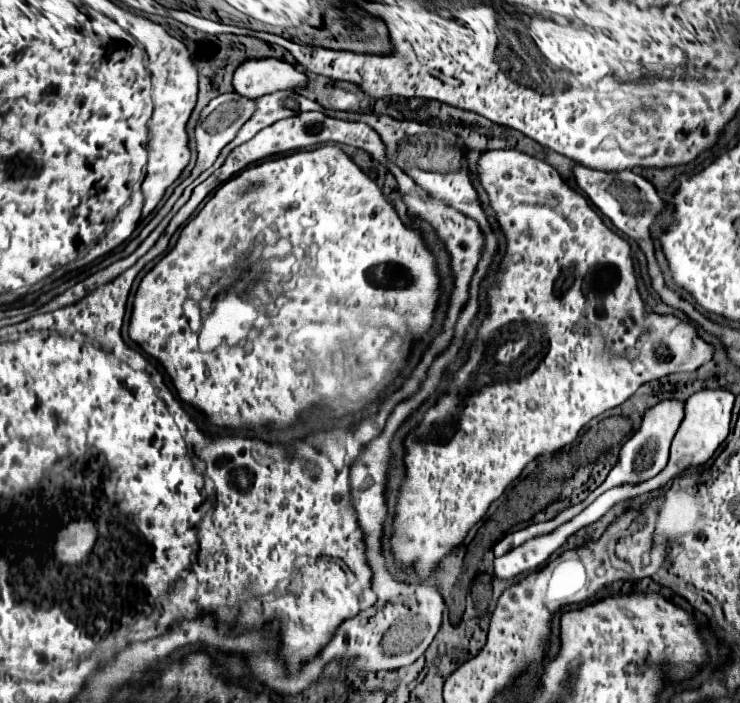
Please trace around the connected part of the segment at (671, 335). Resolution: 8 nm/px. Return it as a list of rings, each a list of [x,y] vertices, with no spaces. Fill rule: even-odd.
[[[488,150],[478,160],[478,178],[480,178],[480,186],[488,192],[490,208],[494,210],[496,220],[498,220],[504,236],[508,238],[508,250],[504,254],[504,260],[500,262],[498,272],[494,274],[492,284],[488,286],[486,298],[488,298],[490,310],[478,328],[478,336],[468,352],[468,362],[454,374],[454,380],[448,384],[448,390],[438,398],[438,402],[424,412],[422,422],[416,428],[412,428],[404,438],[406,472],[404,472],[404,480],[398,488],[398,502],[396,502],[396,512],[394,512],[392,536],[390,536],[390,552],[396,560],[396,570],[398,572],[408,572],[408,570],[416,572],[416,578],[420,582],[428,582],[432,576],[436,576],[438,564],[446,556],[450,556],[456,546],[460,546],[464,542],[468,530],[480,518],[484,518],[488,506],[498,496],[504,494],[507,487],[521,474],[528,462],[532,462],[534,458],[538,458],[542,454],[554,454],[562,446],[570,444],[568,434],[572,434],[574,430],[576,430],[576,434],[572,438],[576,440],[578,432],[593,418],[596,418],[596,415],[626,402],[642,384],[664,378],[668,374],[676,374],[676,372],[694,372],[712,358],[712,348],[696,334],[696,328],[688,320],[680,320],[676,316],[660,316],[660,314],[644,310],[644,302],[642,302],[638,288],[636,288],[634,264],[630,258],[630,244],[624,238],[620,238],[616,232],[612,232],[602,222],[602,218],[592,210],[588,200],[582,194],[574,192],[550,164],[536,160],[528,154],[522,154],[518,150]],[[600,332],[608,334],[608,344]]]

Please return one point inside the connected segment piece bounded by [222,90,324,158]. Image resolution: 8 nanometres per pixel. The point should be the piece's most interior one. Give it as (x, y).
(273, 107)

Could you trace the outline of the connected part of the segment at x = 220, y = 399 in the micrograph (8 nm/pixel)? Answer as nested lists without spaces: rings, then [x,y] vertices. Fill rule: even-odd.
[[[320,146],[320,148],[314,148],[314,150],[302,150],[302,152],[294,152],[294,154],[288,154],[288,156],[282,156],[282,158],[276,158],[276,160],[264,160],[264,162],[260,162],[260,164],[256,164],[256,166],[250,166],[250,168],[246,168],[246,170],[242,170],[242,172],[240,172],[240,174],[236,174],[236,176],[234,176],[234,178],[230,178],[230,180],[228,180],[228,182],[226,182],[226,184],[222,184],[222,186],[220,186],[220,188],[218,188],[218,190],[216,190],[216,192],[214,192],[214,196],[212,196],[212,198],[210,198],[210,200],[208,200],[208,202],[206,202],[206,204],[204,204],[204,208],[202,208],[202,210],[200,210],[200,212],[198,212],[198,214],[196,214],[196,216],[194,216],[194,218],[192,218],[192,220],[190,220],[190,222],[188,222],[188,224],[186,224],[186,226],[184,226],[184,230],[182,230],[182,232],[180,232],[180,238],[178,238],[178,242],[176,242],[176,246],[174,246],[174,248],[172,248],[172,250],[170,250],[170,252],[168,252],[168,254],[166,254],[166,256],[164,256],[164,258],[162,258],[162,260],[160,260],[160,262],[158,262],[158,264],[156,264],[156,266],[154,266],[154,268],[152,268],[152,270],[150,270],[150,272],[148,272],[148,274],[146,274],[146,276],[144,276],[144,280],[142,280],[142,282],[140,282],[140,286],[138,286],[138,292],[136,292],[136,298],[134,298],[134,308],[132,308],[132,318],[130,318],[130,328],[128,328],[128,334],[130,334],[130,338],[132,338],[132,340],[134,340],[134,342],[136,342],[136,344],[140,344],[140,346],[142,346],[142,350],[144,350],[144,352],[146,352],[146,354],[150,354],[150,356],[154,356],[154,358],[156,358],[156,360],[158,360],[158,362],[160,362],[160,364],[162,364],[162,366],[164,366],[164,368],[166,368],[166,372],[168,372],[168,374],[170,374],[170,378],[172,378],[172,382],[174,382],[174,386],[176,386],[176,390],[178,390],[178,394],[180,394],[180,398],[182,398],[182,400],[184,400],[184,402],[188,402],[188,404],[192,404],[192,406],[196,406],[196,408],[198,408],[198,410],[202,410],[202,412],[204,412],[204,414],[206,414],[206,416],[208,416],[208,420],[210,420],[210,424],[216,424],[216,426],[228,426],[228,428],[252,428],[252,426],[264,426],[264,424],[274,424],[274,426],[278,426],[278,428],[282,428],[282,426],[286,426],[286,424],[290,424],[290,422],[294,422],[294,420],[296,420],[296,416],[298,416],[298,414],[300,414],[300,410],[304,410],[304,408],[306,408],[306,406],[310,406],[310,404],[326,404],[326,406],[330,406],[330,408],[332,408],[332,410],[334,410],[334,412],[338,412],[338,414],[344,414],[344,412],[350,412],[350,410],[358,410],[358,408],[362,408],[362,406],[364,406],[364,404],[366,404],[366,402],[370,402],[370,400],[372,400],[372,398],[376,398],[376,396],[378,396],[378,394],[380,394],[380,392],[382,392],[382,390],[384,390],[384,386],[386,386],[386,384],[390,384],[390,383],[391,383],[391,382],[393,382],[393,381],[394,381],[394,379],[395,379],[395,378],[396,378],[396,377],[397,377],[397,374],[398,374],[398,373],[399,373],[399,371],[400,371],[400,370],[401,370],[401,369],[402,369],[402,368],[403,368],[403,367],[404,367],[404,366],[405,366],[405,365],[406,365],[406,363],[407,363],[407,359],[408,359],[408,355],[409,355],[409,350],[410,350],[410,349],[411,349],[411,348],[412,348],[412,345],[413,345],[413,344],[414,344],[414,343],[416,343],[416,342],[417,342],[417,341],[418,341],[418,340],[419,340],[419,339],[420,339],[420,338],[423,338],[423,337],[424,337],[424,336],[425,336],[425,335],[426,335],[426,333],[427,333],[427,332],[428,332],[428,331],[429,331],[429,329],[430,329],[430,328],[431,328],[431,326],[432,326],[432,323],[433,323],[433,319],[434,319],[434,308],[436,308],[436,300],[438,300],[438,276],[436,276],[436,270],[434,270],[434,260],[432,260],[432,254],[430,254],[430,252],[428,252],[428,250],[426,250],[426,246],[424,246],[424,240],[422,240],[422,234],[420,234],[420,232],[418,232],[418,230],[410,230],[410,228],[408,228],[408,226],[404,226],[404,224],[402,224],[402,220],[400,220],[400,218],[398,218],[398,214],[396,214],[396,210],[394,210],[394,206],[392,206],[392,204],[390,204],[390,202],[388,202],[388,200],[386,200],[386,198],[384,198],[384,196],[382,196],[382,192],[380,192],[380,188],[378,188],[378,186],[376,186],[376,184],[374,184],[374,182],[372,182],[372,180],[370,180],[370,178],[368,178],[368,176],[366,176],[366,174],[364,174],[364,172],[362,172],[362,170],[360,170],[360,168],[358,168],[358,166],[356,166],[356,164],[354,164],[354,162],[352,162],[352,160],[350,160],[350,158],[348,158],[348,156],[346,156],[346,154],[344,154],[344,152],[342,152],[342,150],[340,150],[340,148],[336,148],[336,146]],[[258,242],[262,242],[262,244],[272,244],[272,246],[278,246],[278,242],[286,242],[286,244],[288,244],[288,248],[286,248],[286,250],[284,250],[284,252],[282,252],[282,256],[276,256],[276,257],[274,257],[274,258],[273,258],[273,259],[264,259],[264,258],[263,258],[263,260],[260,260],[260,261],[258,261],[258,262],[257,262],[257,263],[256,263],[256,264],[255,264],[255,265],[254,265],[254,266],[253,266],[253,267],[252,267],[252,268],[251,268],[251,269],[250,269],[250,270],[249,270],[249,271],[248,271],[248,272],[247,272],[247,273],[245,273],[245,275],[244,275],[244,276],[243,276],[243,277],[242,277],[242,278],[241,278],[241,279],[239,279],[239,280],[238,280],[238,281],[237,281],[237,282],[236,282],[236,283],[235,283],[235,284],[234,284],[234,285],[233,285],[233,286],[232,286],[232,287],[228,287],[228,288],[227,288],[227,289],[228,289],[228,290],[227,290],[227,292],[226,292],[226,291],[224,291],[224,292],[222,292],[222,293],[221,293],[221,294],[219,294],[219,295],[218,295],[218,296],[217,296],[217,297],[216,297],[216,298],[215,298],[215,299],[214,299],[214,300],[213,300],[213,302],[212,302],[212,312],[211,312],[211,314],[210,314],[210,315],[209,315],[209,316],[207,316],[207,317],[206,317],[206,318],[205,318],[205,320],[204,320],[204,323],[203,323],[203,326],[202,326],[202,329],[201,329],[201,331],[200,331],[200,332],[199,332],[199,334],[194,334],[194,332],[190,332],[190,328],[188,328],[188,318],[186,318],[186,316],[184,316],[184,310],[182,310],[182,304],[184,304],[184,302],[186,302],[186,300],[188,300],[188,298],[192,298],[192,300],[200,300],[200,298],[202,298],[202,296],[204,296],[204,292],[205,292],[205,295],[206,295],[206,294],[207,294],[207,292],[208,292],[208,290],[209,290],[209,289],[210,289],[210,287],[211,287],[211,286],[212,286],[212,284],[213,284],[213,283],[214,283],[214,282],[213,282],[213,281],[212,281],[212,282],[211,282],[211,285],[210,285],[210,286],[209,286],[209,283],[207,283],[207,282],[208,282],[208,280],[207,280],[207,278],[206,278],[206,277],[205,277],[205,275],[207,275],[207,274],[224,274],[224,272],[226,272],[226,270],[234,270],[234,268],[236,268],[236,266],[238,266],[238,264],[240,264],[240,260],[242,260],[242,258],[244,258],[244,256],[242,256],[242,254],[240,254],[240,248],[246,248],[246,250],[244,250],[244,252],[250,252],[250,250],[252,250],[252,246],[254,246],[254,244],[258,244]],[[344,362],[345,362],[345,374],[340,374],[340,372],[338,372],[338,374],[333,374],[333,373],[332,373],[332,372],[334,372],[334,370],[342,370],[342,364],[344,364]],[[314,369],[318,369],[318,370],[320,370],[320,369],[322,369],[322,370],[323,370],[323,374],[314,374]]]

